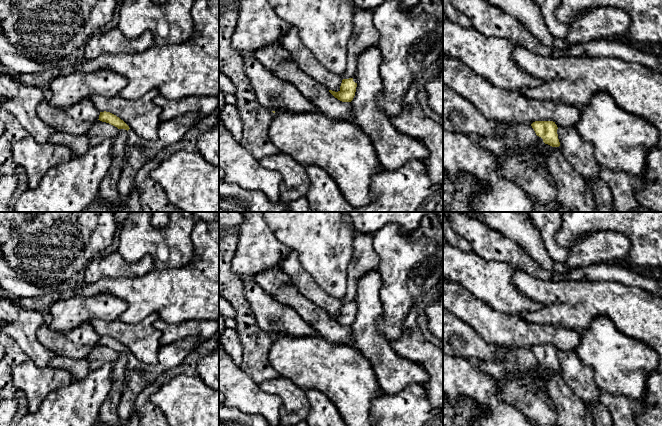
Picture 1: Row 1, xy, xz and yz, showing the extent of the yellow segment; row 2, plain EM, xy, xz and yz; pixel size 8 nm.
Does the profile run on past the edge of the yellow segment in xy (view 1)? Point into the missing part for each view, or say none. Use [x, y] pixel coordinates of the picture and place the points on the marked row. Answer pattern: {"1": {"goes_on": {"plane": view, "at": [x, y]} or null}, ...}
{"1": {"goes_on": null}}

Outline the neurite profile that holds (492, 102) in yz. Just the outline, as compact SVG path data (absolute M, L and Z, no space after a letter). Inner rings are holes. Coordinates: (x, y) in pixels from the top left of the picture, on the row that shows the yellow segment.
M443 55L443 83L474 105L489 120L512 125L532 124L535 121L553 121L558 128L573 127L580 118L579 108L561 101L542 101L526 97L518 91L493 86L456 58Z

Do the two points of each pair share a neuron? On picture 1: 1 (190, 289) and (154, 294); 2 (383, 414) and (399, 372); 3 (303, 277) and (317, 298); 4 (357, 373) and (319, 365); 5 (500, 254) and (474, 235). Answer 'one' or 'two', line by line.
1: one
2: two
3: one
4: one
5: one

